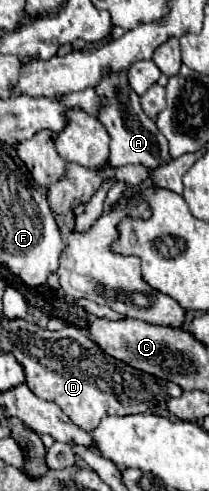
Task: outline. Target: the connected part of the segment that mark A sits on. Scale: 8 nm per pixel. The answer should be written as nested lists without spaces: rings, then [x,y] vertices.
[[[126,72],[122,76],[106,76],[102,84],[98,84],[96,92],[104,96],[108,102],[100,108],[98,120],[106,126],[110,134],[110,166],[124,166],[124,164],[142,164],[148,170],[154,170],[158,166],[166,166],[172,162],[168,152],[168,140],[158,132],[154,120],[148,118],[140,108],[138,94],[128,86]]]

